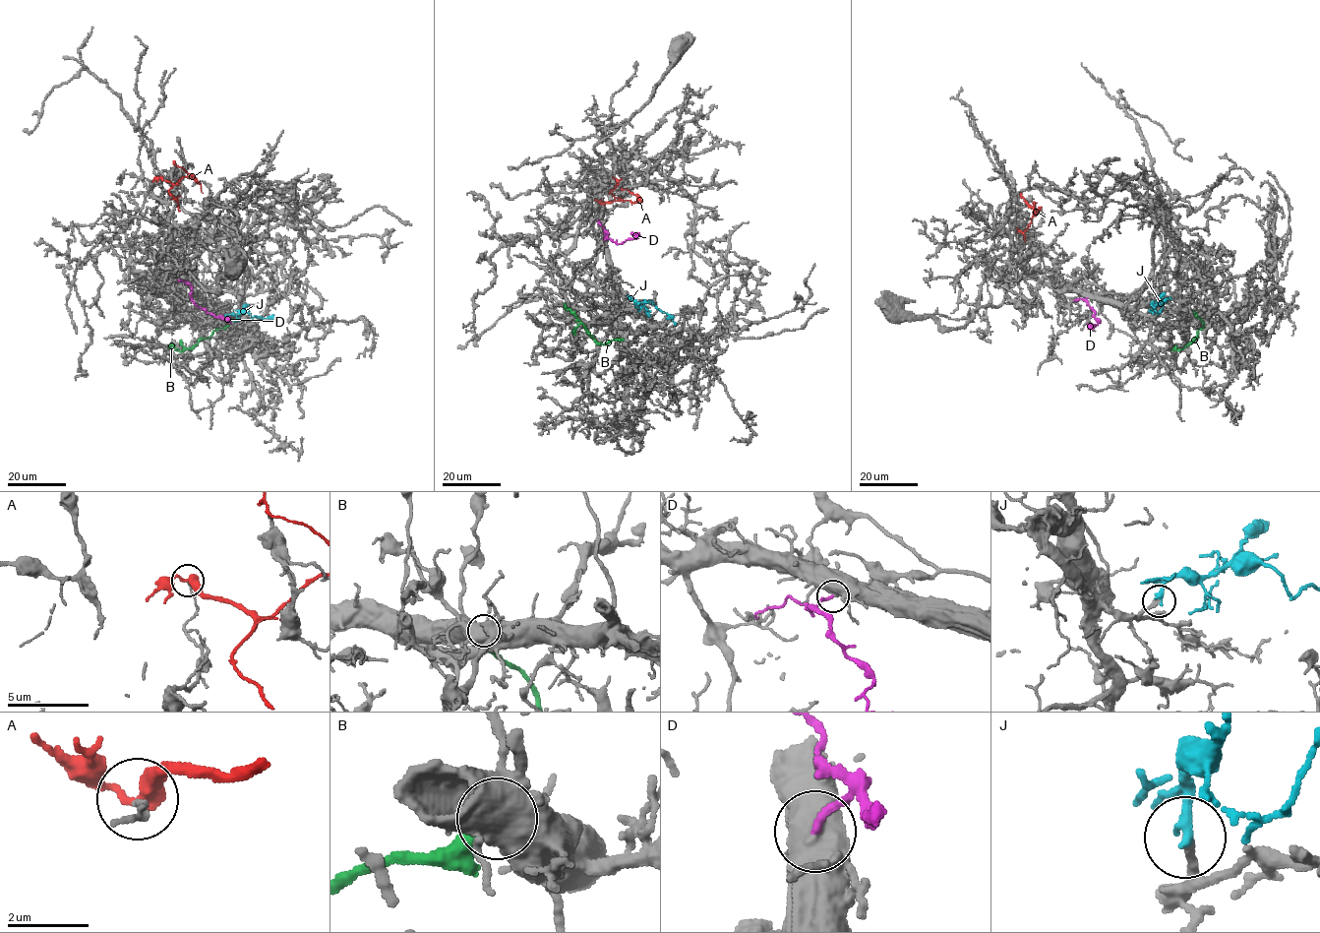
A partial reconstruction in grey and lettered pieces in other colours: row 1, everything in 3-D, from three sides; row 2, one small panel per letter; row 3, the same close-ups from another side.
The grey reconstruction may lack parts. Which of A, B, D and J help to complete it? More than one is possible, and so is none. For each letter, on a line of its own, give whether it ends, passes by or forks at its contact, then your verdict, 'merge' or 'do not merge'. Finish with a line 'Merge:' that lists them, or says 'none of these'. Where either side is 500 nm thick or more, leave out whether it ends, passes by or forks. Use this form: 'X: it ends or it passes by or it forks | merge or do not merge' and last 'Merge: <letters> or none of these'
A: it passes by | do not merge
B: do not merge
D: merge
J: it passes by | merge
Merge: D, J

